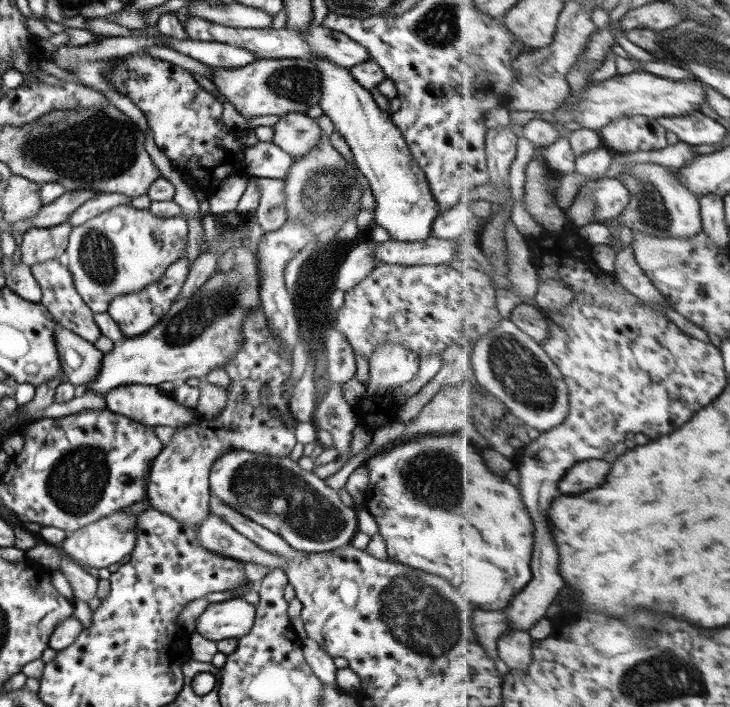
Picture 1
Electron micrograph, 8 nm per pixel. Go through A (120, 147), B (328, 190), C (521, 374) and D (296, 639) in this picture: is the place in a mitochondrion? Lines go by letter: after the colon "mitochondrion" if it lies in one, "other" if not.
A: mitochondrion
B: mitochondrion
C: mitochondrion
D: other

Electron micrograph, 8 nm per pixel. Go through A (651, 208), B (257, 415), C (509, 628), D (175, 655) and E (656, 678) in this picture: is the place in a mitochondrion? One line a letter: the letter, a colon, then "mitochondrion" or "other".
A: mitochondrion
B: other
C: other
D: other
E: mitochondrion

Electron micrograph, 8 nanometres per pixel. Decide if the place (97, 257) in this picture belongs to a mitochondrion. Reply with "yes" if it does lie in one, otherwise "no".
yes

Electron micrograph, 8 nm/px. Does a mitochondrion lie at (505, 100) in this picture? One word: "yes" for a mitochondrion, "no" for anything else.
no

